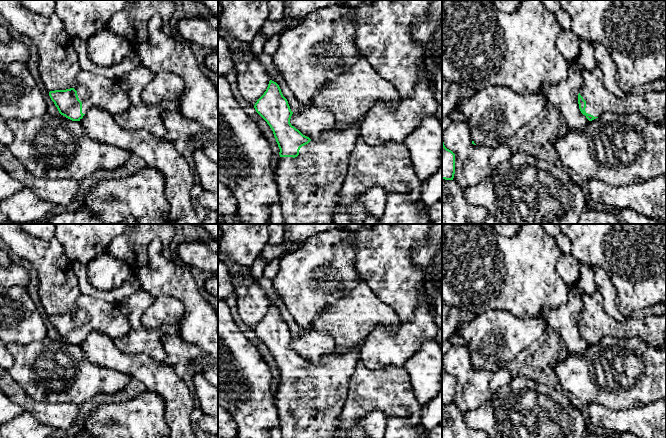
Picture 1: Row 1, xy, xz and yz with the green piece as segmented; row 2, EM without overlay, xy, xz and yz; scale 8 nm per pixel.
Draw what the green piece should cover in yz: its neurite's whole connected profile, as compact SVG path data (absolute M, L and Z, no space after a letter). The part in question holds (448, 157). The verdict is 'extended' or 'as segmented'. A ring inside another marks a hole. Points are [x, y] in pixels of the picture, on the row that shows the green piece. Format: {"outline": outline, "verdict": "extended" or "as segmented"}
{"outline": "M442 134L442 179L453 180L455 174L455 154L447 149Z", "verdict": "as segmented"}

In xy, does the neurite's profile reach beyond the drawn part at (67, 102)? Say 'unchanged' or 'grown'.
grown

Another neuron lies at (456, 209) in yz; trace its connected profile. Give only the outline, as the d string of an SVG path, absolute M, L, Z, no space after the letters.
M442 179L442 224L501 224L486 208L470 204L463 187L455 180Z

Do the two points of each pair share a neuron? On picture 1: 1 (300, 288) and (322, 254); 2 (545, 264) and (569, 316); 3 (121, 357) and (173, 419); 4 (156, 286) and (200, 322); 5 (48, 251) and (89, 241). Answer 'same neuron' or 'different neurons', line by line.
1: same neuron
2: different neurons
3: same neuron
4: same neuron
5: different neurons

